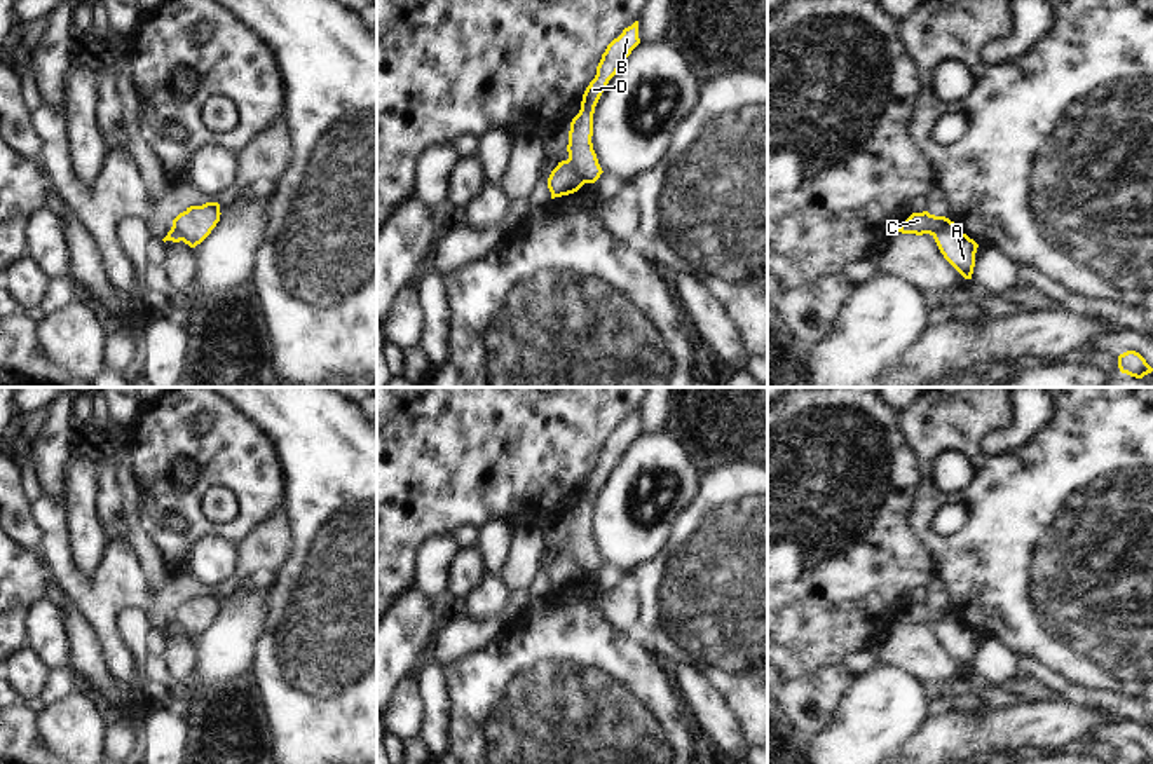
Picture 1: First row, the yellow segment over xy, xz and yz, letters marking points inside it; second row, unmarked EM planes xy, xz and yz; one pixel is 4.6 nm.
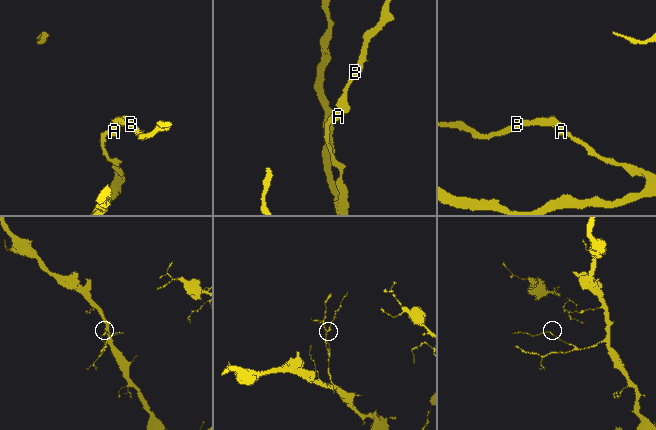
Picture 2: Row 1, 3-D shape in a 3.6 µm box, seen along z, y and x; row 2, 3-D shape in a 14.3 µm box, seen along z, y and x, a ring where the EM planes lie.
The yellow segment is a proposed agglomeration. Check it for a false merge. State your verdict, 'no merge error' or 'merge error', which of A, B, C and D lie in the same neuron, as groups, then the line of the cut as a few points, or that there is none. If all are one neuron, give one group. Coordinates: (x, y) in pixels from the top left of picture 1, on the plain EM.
merge error; groups A / B C D; cut xz (564, 552), (585, 572)

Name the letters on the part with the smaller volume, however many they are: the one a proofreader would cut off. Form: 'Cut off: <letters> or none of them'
Cut off: B, C, D

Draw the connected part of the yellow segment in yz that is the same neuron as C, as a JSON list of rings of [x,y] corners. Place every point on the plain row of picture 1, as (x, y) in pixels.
[[[928,602],[923,604],[912,604],[904,614],[900,614],[898,623],[902,624],[930,624],[935,626],[947,616],[949,609],[945,607],[935,607]]]

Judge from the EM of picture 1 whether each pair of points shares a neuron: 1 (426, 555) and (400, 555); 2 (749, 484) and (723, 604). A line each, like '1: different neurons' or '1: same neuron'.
1: different neurons
2: same neuron

